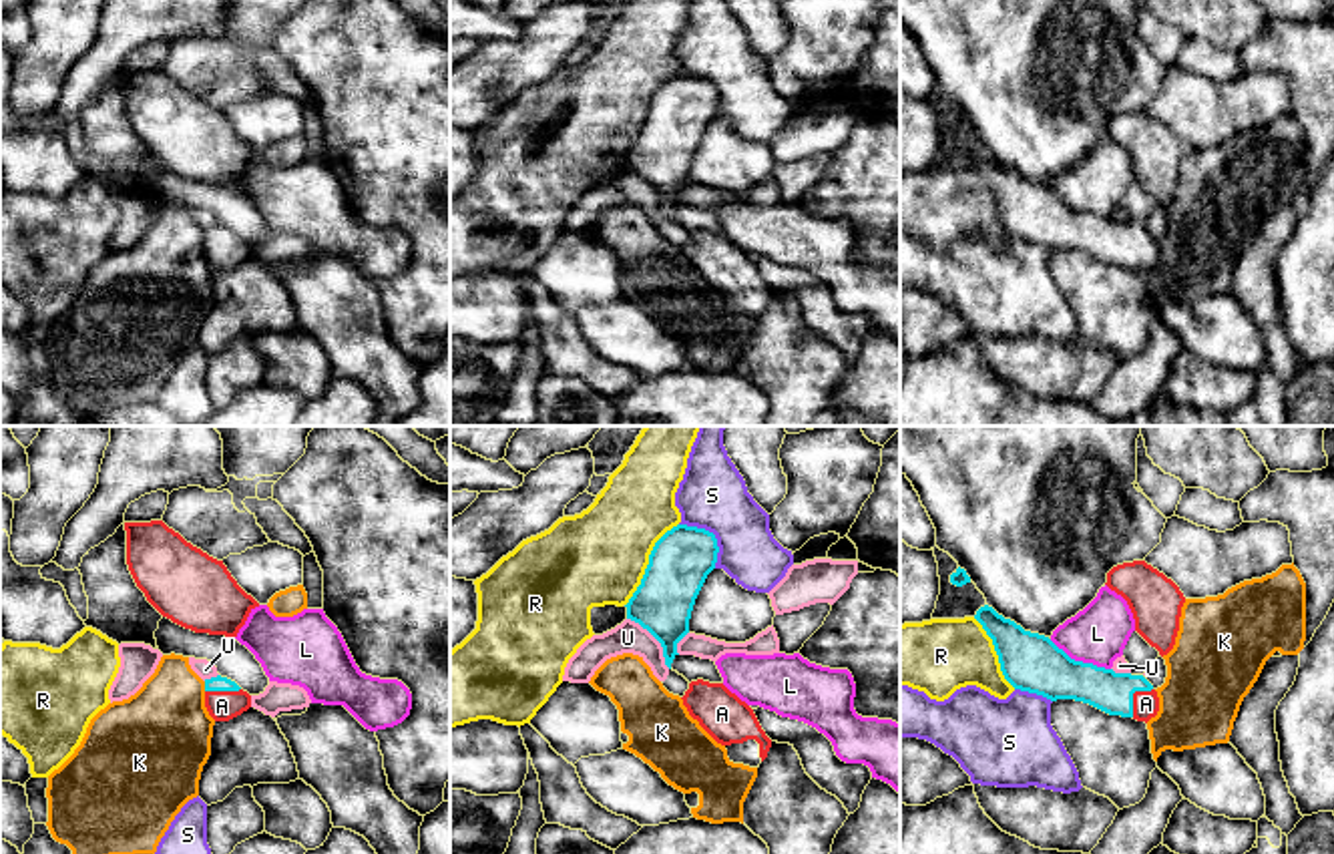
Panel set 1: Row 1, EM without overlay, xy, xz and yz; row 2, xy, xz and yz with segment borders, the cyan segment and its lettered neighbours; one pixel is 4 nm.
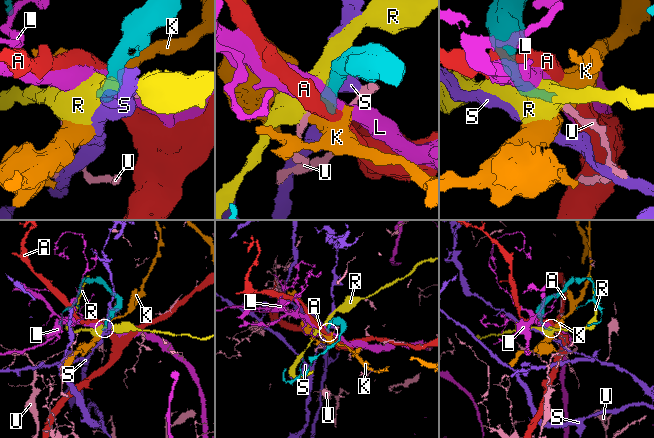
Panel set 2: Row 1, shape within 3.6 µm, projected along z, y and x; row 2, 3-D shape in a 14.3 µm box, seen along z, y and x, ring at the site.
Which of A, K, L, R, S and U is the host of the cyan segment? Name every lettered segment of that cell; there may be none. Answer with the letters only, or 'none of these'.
A

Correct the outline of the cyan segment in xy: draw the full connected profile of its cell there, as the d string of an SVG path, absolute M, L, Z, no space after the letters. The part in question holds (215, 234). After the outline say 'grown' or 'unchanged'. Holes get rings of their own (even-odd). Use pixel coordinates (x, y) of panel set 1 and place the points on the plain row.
M227 227L205 229L205 257L215 271L229 271L251 257L251 245Z; grown

